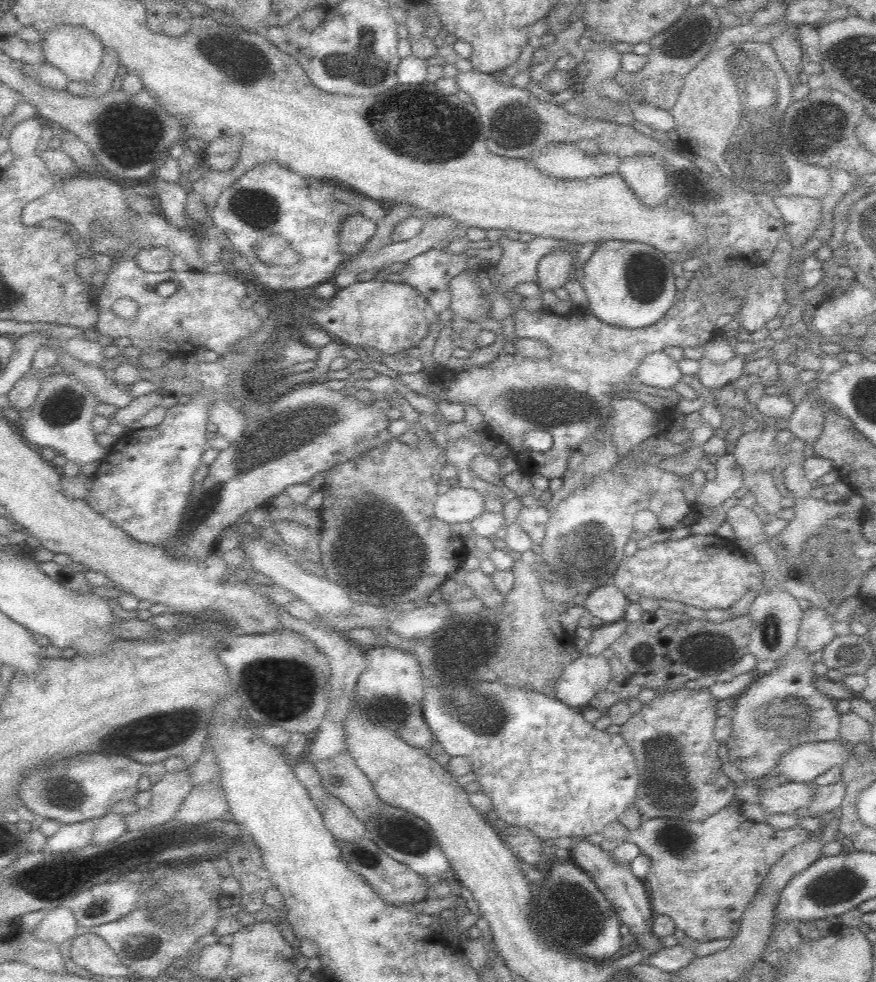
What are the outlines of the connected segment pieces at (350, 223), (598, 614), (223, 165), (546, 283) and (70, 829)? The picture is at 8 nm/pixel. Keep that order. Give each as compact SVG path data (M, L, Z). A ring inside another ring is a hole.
M351 212L339 232L339 248L350 258L365 252L365 245L376 234L376 223L363 218L357 212Z
M612 582L606 583L587 595L581 601L595 618L596 624L610 624L625 616L630 602L628 596Z
M239 134L232 136L220 136L205 145L201 152L204 156L204 163L209 169L220 172L221 176L227 173L237 163L243 138Z
M569 250L550 252L539 262L536 285L543 293L562 288L569 282L569 272L575 264L575 254Z
M95 821L63 825L56 834L47 838L42 851L52 854L76 852L88 846L95 832Z

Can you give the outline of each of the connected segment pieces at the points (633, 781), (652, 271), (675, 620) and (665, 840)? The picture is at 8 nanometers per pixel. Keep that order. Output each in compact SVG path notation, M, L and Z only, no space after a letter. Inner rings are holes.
M498 680L494 682L466 682L456 686L442 686L442 684L427 683L424 692L424 719L428 723L428 729L436 736L436 742L442 745L447 757L462 756L472 763L472 771L476 775L476 781L480 784L480 792L486 793L492 801L493 808L498 814L498 825L509 825L522 830L530 830L543 843L556 842L563 837L571 839L582 839L594 834L601 834L603 829L619 820L626 806L633 802L638 790L639 776L632 750L626 745L624 738L619 734L608 734L605 730L596 730L593 724L583 718L582 709L574 709L554 696L547 696L542 692L527 692L522 688L511 688L501 684Z
M608 240L604 242L579 275L589 308L603 323L620 328L644 328L658 322L676 304L676 277L670 256L650 245Z
M664 608L643 613L638 620L629 623L621 638L616 638L604 650L611 677L605 689L590 700L588 707L606 713L616 703L634 699L642 690L671 691L703 675L729 672L748 653L752 631L749 614L710 622L704 618L692 618L684 611L673 612Z
M734 798L722 810L700 822L668 818L647 819L639 828L627 830L624 836L625 841L633 842L642 854L651 858L644 880L653 912L672 918L676 928L684 930L685 936L692 940L702 942L734 938L738 934L744 910L758 893L770 868L790 848L817 834L802 829L778 831L766 823L750 821L745 817L741 803Z

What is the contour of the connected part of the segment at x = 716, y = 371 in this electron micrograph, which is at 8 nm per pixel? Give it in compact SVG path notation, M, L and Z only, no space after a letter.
M734 356L724 364L714 364L708 359L699 360L700 368L697 371L699 381L710 391L718 390L738 379L744 371L743 356Z

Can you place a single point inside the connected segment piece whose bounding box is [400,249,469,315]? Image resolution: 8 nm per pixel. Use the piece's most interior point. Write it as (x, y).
(430, 273)

